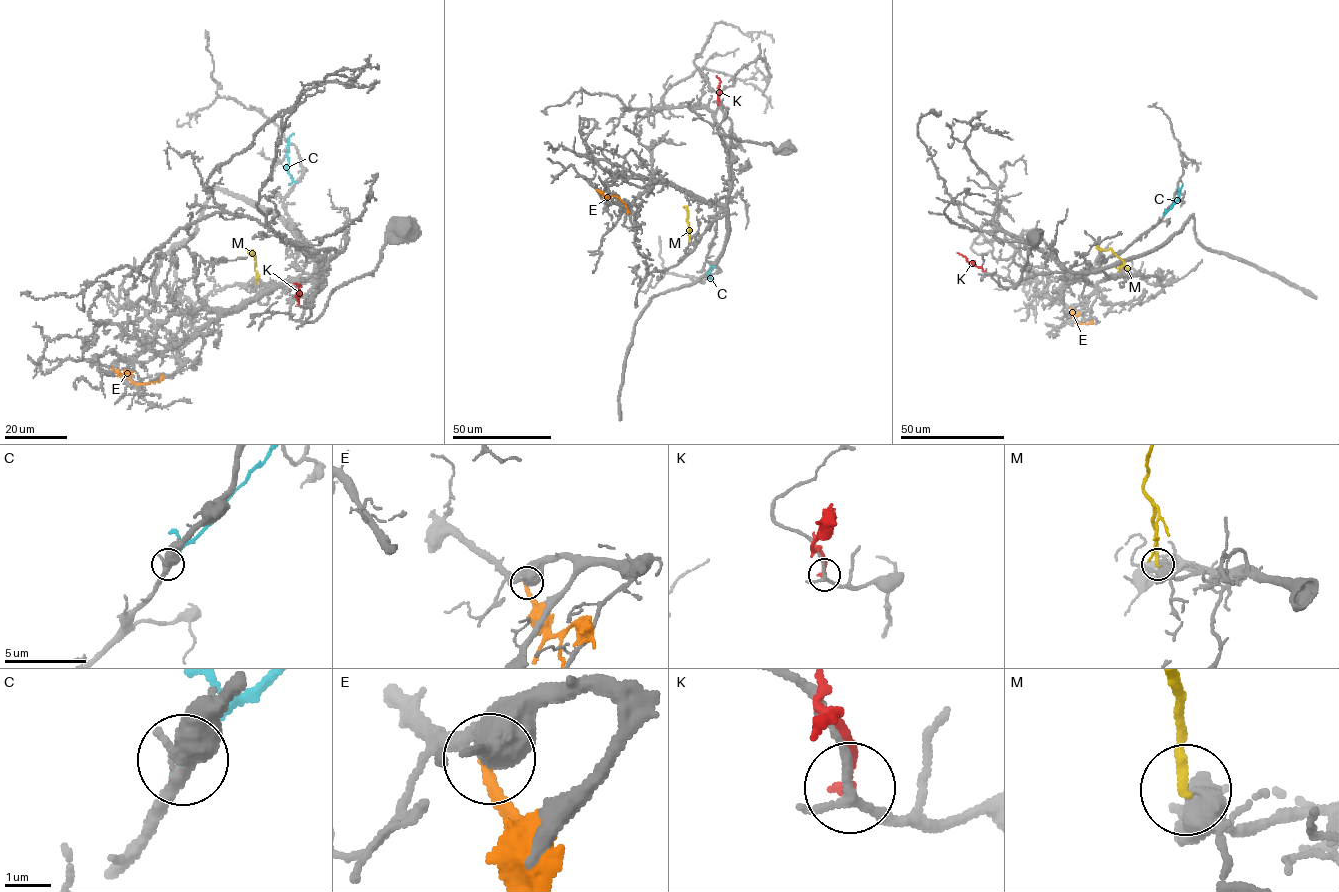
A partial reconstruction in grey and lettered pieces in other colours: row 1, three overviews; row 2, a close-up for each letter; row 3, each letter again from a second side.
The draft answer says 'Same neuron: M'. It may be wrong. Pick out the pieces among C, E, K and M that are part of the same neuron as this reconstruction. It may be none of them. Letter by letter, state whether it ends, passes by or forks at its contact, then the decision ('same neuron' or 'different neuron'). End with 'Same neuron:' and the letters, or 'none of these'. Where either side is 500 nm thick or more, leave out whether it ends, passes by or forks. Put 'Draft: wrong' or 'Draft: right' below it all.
C: it passes by; different neuron
E: it ends; different neuron
K: it ends; different neuron
M: it ends; same neuron
Same neuron: M
Draft: right

